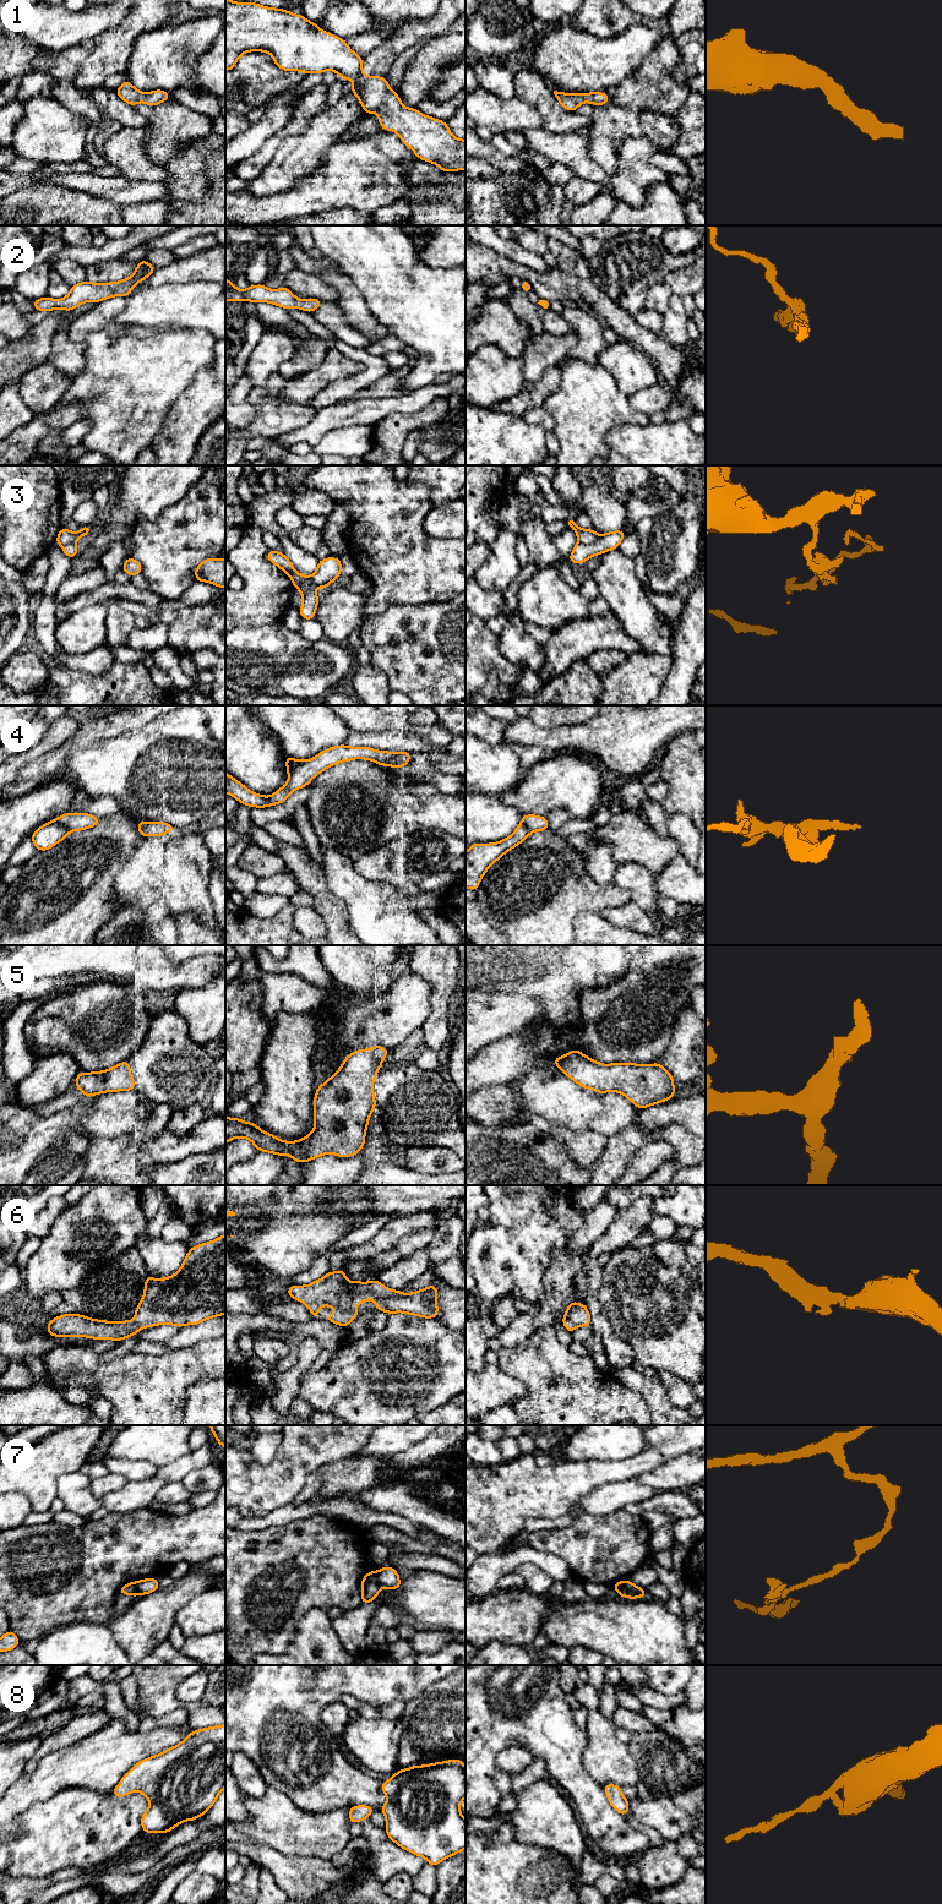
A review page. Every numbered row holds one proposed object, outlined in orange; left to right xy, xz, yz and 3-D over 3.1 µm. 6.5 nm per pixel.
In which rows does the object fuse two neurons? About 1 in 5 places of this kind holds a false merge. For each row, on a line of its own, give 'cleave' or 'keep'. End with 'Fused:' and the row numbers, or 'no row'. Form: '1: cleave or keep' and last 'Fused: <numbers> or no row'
1: keep
2: keep
3: cleave
4: cleave
5: keep
6: keep
7: cleave
8: keep
Fused: 3, 4, 7

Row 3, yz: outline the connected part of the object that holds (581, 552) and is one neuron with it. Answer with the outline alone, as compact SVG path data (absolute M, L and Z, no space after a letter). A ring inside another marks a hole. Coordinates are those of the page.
M622 529L601 534L592 544L577 544L568 558L571 563L584 563L588 558L601 555L606 551L619 549L625 533Z

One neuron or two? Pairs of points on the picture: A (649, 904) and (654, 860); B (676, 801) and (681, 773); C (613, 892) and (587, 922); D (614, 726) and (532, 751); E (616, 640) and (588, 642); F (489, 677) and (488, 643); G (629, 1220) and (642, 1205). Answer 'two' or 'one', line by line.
A: two
B: one
C: two
D: two
E: one
F: one
G: one

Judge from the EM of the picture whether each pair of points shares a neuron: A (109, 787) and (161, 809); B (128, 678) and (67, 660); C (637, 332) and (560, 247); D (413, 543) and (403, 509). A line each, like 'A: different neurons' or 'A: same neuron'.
A: same neuron
B: different neurons
C: different neurons
D: same neuron

